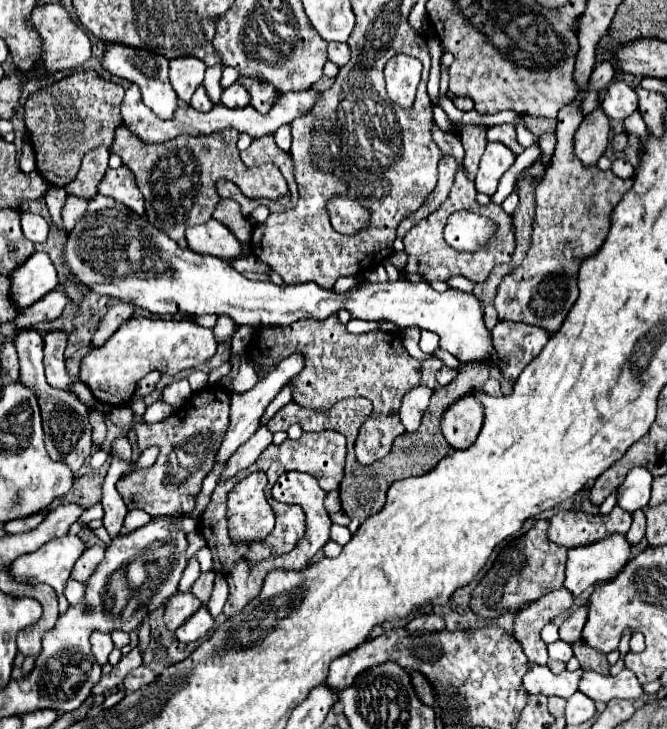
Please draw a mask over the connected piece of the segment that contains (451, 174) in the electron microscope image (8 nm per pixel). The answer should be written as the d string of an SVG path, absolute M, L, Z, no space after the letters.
M443 156L443 158L439 160L439 182L437 182L435 190L429 194L427 202L425 202L419 210L415 210L413 214L409 214L409 216L399 224L399 228L397 228L397 236L399 236L399 238L403 238L419 220L427 218L431 212L435 212L435 210L443 204L443 200L447 198L447 194L449 194L449 190L451 190L451 186L453 186L453 178L455 178L457 170L459 170L459 164L457 164L457 160L455 160L453 156Z

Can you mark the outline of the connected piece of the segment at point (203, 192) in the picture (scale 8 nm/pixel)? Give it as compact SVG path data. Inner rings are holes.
M121 126L115 134L111 152L115 152L123 160L123 164L127 164L127 168L135 174L137 186L145 198L145 214L147 214L149 222L159 226L159 230L167 230L167 232L171 232L175 228L177 230L175 240L181 240L181 238L185 240L185 230L189 226L203 224L211 218L211 214L219 202L219 196L215 194L215 180L219 180L219 178L233 182L247 198L269 198L283 206L289 202L287 182L281 178L281 172L274 164L267 163L257 168L247 168L243 164L243 160L239 158L239 150L237 150L237 136L239 136L239 132L229 128L229 130L213 132L209 136L183 134L173 140L167 140L163 144L145 144L145 142L139 142L139 138L135 138L125 126Z

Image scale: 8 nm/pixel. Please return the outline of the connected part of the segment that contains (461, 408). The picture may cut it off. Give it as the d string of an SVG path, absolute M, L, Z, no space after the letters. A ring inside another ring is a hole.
M463 396L459 402L449 406L447 414L443 416L441 430L445 440L455 450L469 448L483 424L483 406L475 396Z

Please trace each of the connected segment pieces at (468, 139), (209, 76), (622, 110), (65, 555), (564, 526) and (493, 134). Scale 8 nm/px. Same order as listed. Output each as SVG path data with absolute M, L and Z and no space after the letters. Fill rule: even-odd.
M461 126L461 142L465 148L465 160L463 160L465 174L467 174L467 178L475 180L479 160L483 156L483 148L487 144L485 130L481 126Z
M221 66L207 68L207 72L205 72L205 82L203 82L203 86L205 86L205 92L209 94L209 98L211 98L213 104L219 104L221 92L223 92L223 88L221 88L221 72L223 72Z
M611 82L605 98L603 98L603 112L613 120L625 120L637 110L637 94L625 82Z
M79 536L55 538L37 552L23 554L9 564L9 572L15 582L25 584L49 584L57 594L63 594L65 582L83 554L85 544Z
M615 506L609 516L589 516L585 512L563 510L549 520L549 540L563 548L579 548L599 542L611 534L627 534L631 514Z
M501 124L501 126L487 128L487 140L505 144L509 150L513 150L513 154L523 152L523 146L517 142L517 132L515 132L513 124Z

